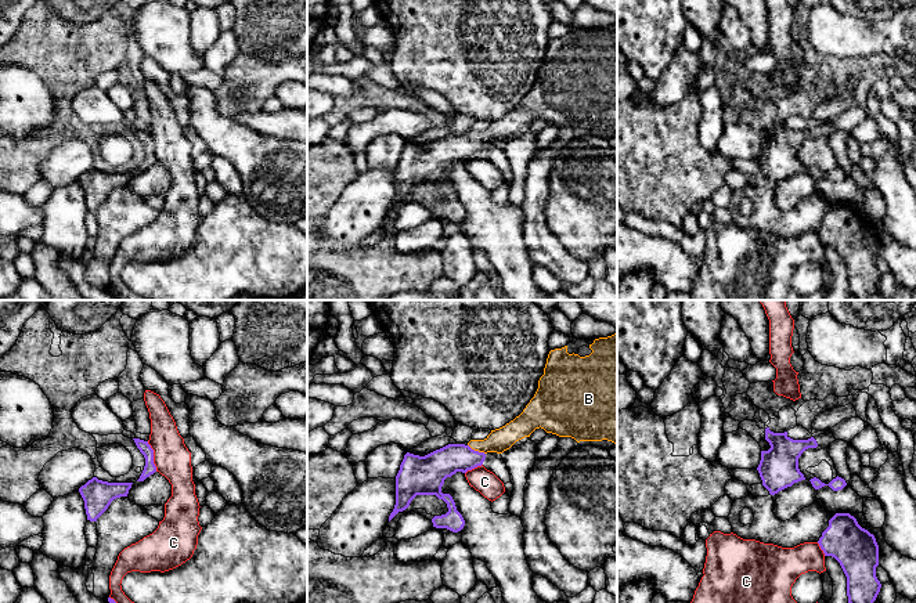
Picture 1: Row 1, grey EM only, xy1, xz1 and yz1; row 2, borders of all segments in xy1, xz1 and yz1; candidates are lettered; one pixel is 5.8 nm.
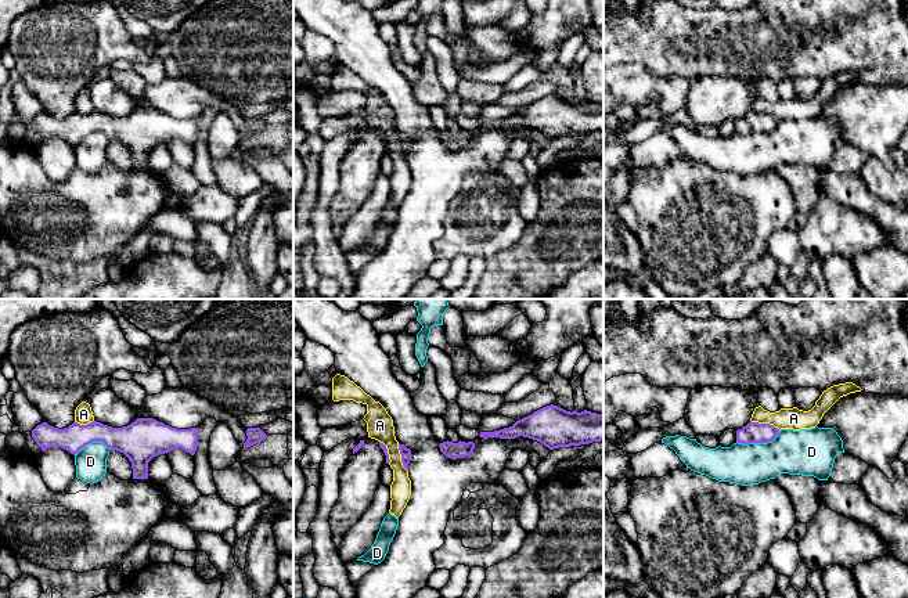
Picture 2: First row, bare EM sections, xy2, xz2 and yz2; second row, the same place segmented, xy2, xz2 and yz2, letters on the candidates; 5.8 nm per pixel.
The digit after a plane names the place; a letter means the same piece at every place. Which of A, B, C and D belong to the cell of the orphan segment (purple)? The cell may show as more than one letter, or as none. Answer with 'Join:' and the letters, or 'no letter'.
Join: B

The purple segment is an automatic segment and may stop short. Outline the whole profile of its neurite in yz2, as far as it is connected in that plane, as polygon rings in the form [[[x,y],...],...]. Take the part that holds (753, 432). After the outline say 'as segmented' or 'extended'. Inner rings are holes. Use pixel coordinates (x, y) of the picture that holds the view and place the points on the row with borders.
[[[749,422],[742,429],[736,431],[736,442],[749,443],[768,443],[779,433],[779,429],[770,424]]] | as segmented

